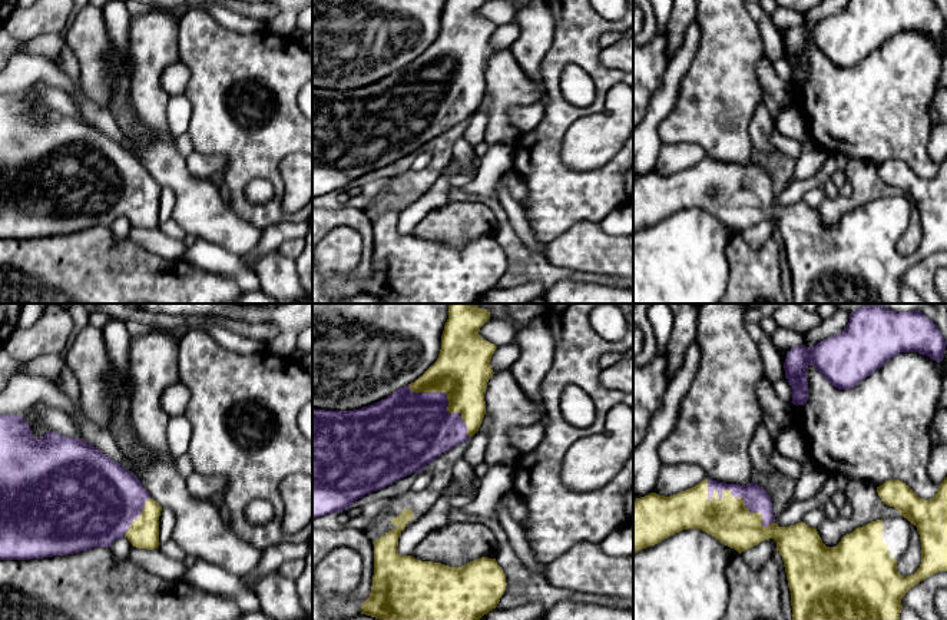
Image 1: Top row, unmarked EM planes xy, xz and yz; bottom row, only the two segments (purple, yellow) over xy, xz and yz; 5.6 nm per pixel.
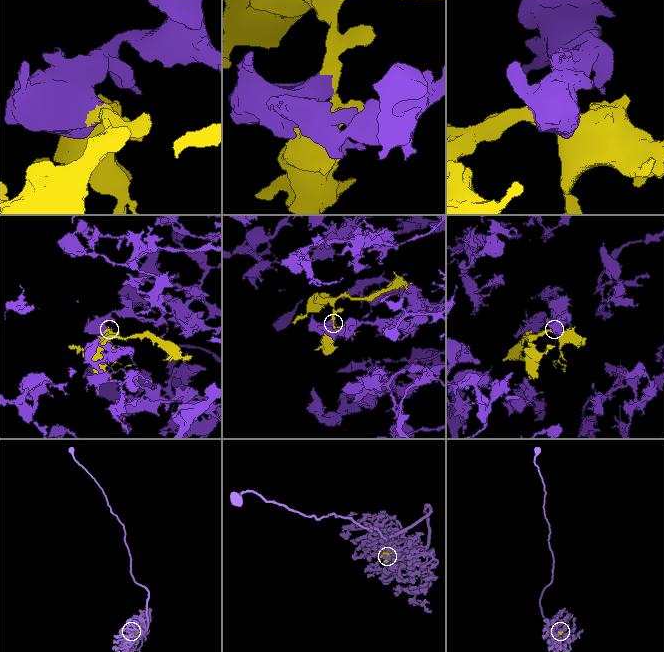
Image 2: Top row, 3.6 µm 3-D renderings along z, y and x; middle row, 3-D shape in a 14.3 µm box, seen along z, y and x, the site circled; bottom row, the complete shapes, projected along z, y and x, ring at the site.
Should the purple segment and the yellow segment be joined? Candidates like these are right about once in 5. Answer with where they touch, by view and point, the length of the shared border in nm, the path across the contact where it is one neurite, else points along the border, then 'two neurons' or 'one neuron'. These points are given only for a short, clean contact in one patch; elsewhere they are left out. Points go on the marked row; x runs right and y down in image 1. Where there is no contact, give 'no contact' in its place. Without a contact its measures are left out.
meets purple in yz at (732, 494); contact 460 nm long; one neuron

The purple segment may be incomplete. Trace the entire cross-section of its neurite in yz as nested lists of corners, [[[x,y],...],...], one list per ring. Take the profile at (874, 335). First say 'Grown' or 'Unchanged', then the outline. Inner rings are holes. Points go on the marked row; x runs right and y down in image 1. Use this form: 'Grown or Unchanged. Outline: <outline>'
Unchanged. Outline: [[[861,306],[850,314],[842,332],[811,348],[801,345],[788,351],[784,369],[792,388],[791,402],[807,404],[809,365],[835,388],[851,389],[900,352],[918,352],[940,362],[946,347],[937,325],[920,311]]]

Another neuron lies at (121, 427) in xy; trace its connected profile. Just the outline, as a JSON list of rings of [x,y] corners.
[[[113,381],[112,387],[119,395],[117,411],[110,422],[110,432],[122,451],[129,460],[140,458],[146,454],[145,448],[136,441],[132,424],[129,421],[129,397],[125,387],[119,381]]]

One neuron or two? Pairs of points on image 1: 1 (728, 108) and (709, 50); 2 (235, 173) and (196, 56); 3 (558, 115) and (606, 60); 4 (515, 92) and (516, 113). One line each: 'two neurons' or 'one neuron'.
1: one neuron
2: one neuron
3: two neurons
4: two neurons

